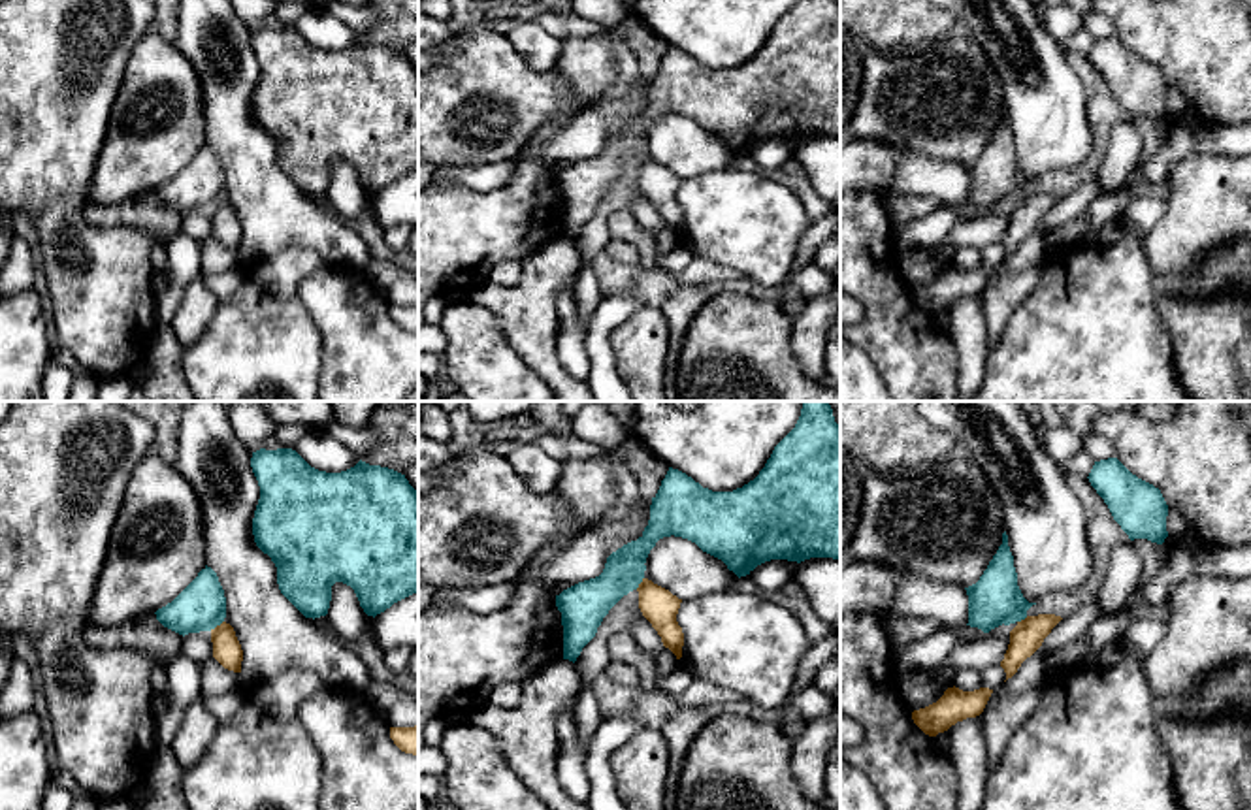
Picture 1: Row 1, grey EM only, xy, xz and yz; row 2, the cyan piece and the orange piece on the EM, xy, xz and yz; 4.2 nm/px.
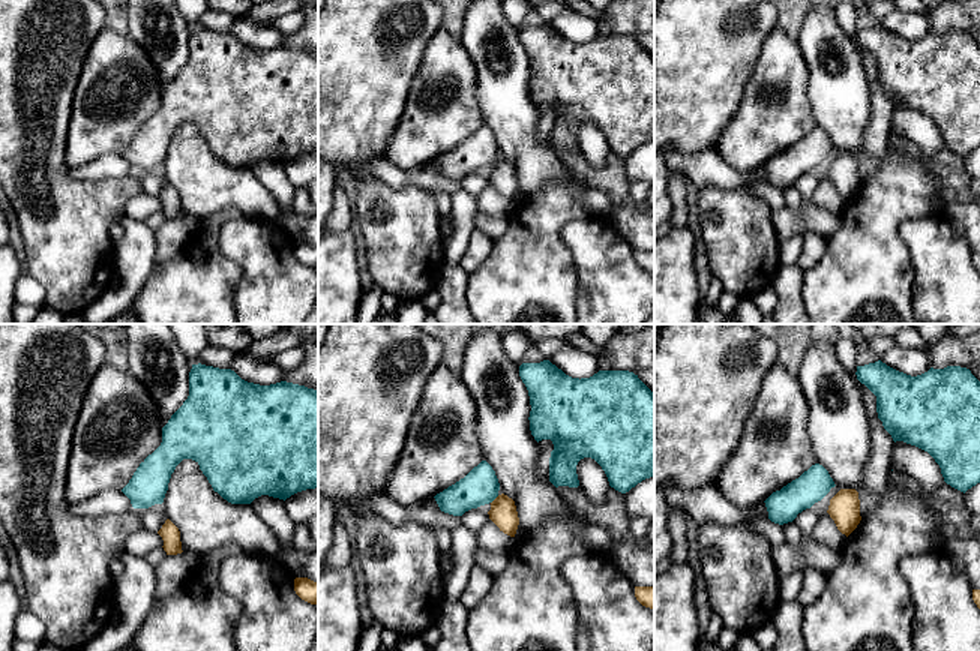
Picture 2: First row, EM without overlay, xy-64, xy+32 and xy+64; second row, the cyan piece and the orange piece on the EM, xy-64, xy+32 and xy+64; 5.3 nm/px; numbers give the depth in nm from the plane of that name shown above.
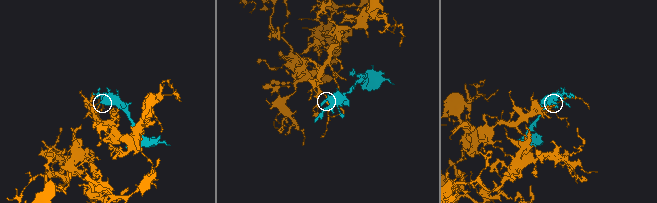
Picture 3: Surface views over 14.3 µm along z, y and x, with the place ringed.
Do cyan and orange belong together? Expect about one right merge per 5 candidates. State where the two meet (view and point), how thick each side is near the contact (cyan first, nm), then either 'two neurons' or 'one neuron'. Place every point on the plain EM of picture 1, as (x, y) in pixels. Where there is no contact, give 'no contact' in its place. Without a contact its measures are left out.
meets cyan in xy at (215, 204); 200 nm thick on the cyan side, 120 nm on the other; two neurons

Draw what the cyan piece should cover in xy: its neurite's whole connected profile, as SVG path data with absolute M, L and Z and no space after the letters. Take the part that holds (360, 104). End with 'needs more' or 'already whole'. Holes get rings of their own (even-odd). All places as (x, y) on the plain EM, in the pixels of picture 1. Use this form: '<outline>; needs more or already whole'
M260 26L251 45L260 64L254 121L275 141L281 171L305 196L328 192L335 160L350 164L373 196L418 171L418 70L405 53L362 38L347 49L326 51L292 26Z; already whole

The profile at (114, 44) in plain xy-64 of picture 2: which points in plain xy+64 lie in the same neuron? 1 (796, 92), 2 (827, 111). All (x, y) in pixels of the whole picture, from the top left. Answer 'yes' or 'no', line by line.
1: yes
2: no

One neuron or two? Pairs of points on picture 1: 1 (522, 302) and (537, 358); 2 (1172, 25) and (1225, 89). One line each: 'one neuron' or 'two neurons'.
1: one neuron
2: one neuron

